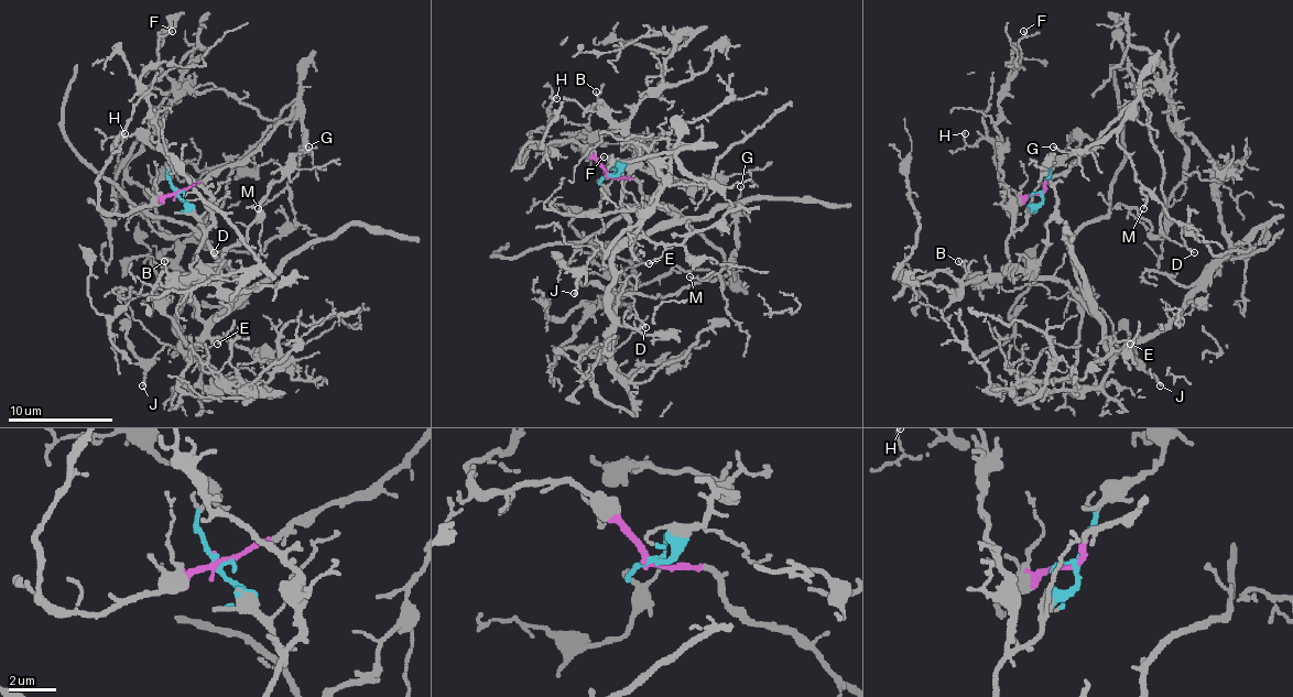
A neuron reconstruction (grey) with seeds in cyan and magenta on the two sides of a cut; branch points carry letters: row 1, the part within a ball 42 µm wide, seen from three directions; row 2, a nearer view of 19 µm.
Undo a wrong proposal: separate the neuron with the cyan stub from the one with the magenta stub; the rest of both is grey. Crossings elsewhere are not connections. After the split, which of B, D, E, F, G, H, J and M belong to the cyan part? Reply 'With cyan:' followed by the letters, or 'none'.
With cyan: B, E, F, J

